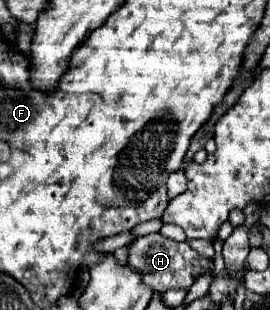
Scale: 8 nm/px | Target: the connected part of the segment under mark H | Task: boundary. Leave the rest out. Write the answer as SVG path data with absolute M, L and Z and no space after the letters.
M146 234L128 244L128 262L134 272L142 274L142 282L152 288L152 292L166 292L170 288L188 290L194 280L206 272L214 272L214 260L200 256L196 250L188 246L188 242L174 242L162 234Z

